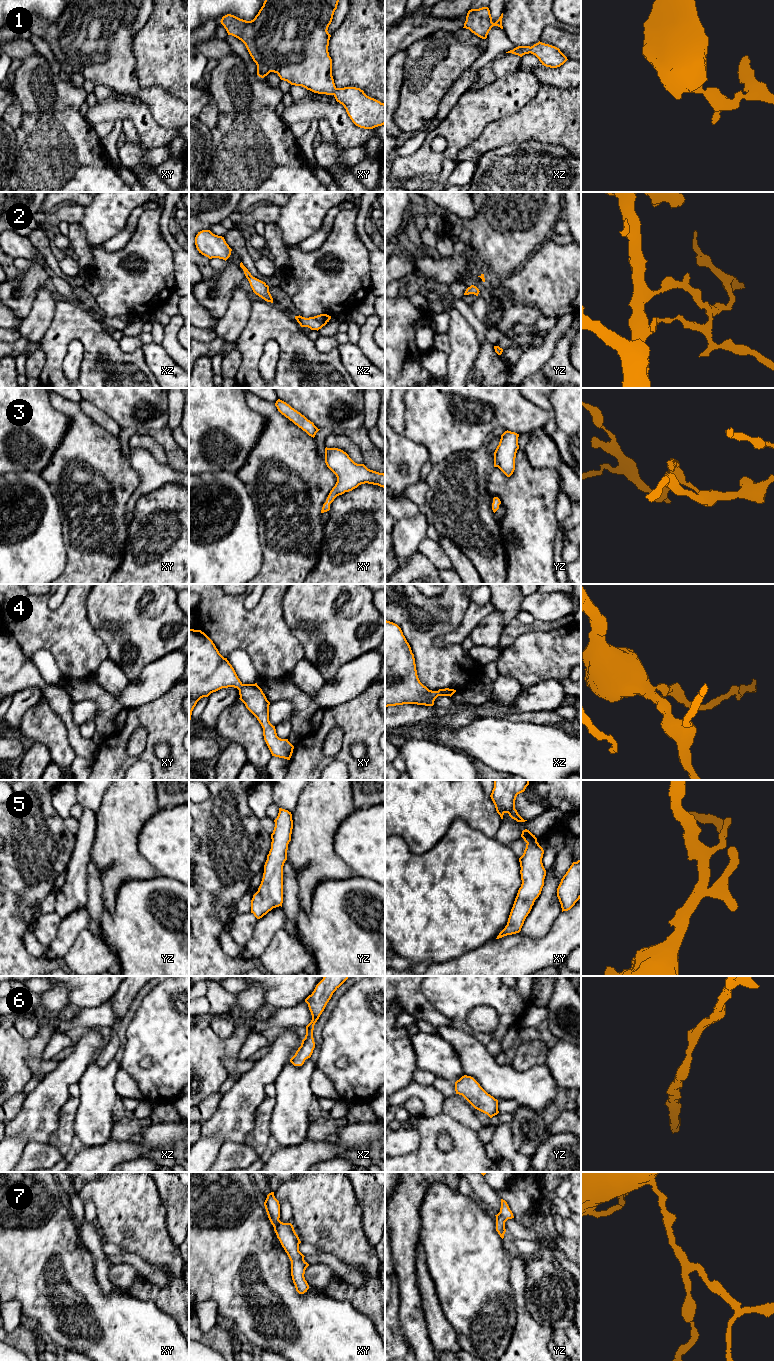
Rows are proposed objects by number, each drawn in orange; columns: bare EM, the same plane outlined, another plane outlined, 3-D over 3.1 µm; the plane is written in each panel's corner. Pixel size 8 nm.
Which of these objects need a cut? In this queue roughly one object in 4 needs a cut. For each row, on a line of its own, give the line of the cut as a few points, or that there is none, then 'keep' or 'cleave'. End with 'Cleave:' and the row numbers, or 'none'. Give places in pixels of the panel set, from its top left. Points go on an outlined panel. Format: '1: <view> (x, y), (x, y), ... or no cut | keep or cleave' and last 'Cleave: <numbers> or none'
1: no cut | keep
2: no cut | keep
3: no cut | keep
4: no cut | keep
5: no cut | keep
6: no cut | keep
7: no cut | keep
Cleave: none

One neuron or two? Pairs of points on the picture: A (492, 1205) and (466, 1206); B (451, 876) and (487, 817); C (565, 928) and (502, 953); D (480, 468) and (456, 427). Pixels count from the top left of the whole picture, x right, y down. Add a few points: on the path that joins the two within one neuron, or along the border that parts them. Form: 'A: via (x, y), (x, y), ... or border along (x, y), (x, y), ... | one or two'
A: border along (473, 1194), (494, 1215) | two
B: border along (458, 819), (464, 820), (472, 827), (494, 838) | two
C: via (549, 941), (543, 941), (531, 953), (518, 953) | one
D: border along (488, 436), (476, 449), (459, 450), (447, 457) | two

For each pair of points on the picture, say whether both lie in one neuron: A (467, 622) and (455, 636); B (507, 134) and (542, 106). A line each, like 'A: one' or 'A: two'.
A: one
B: one

